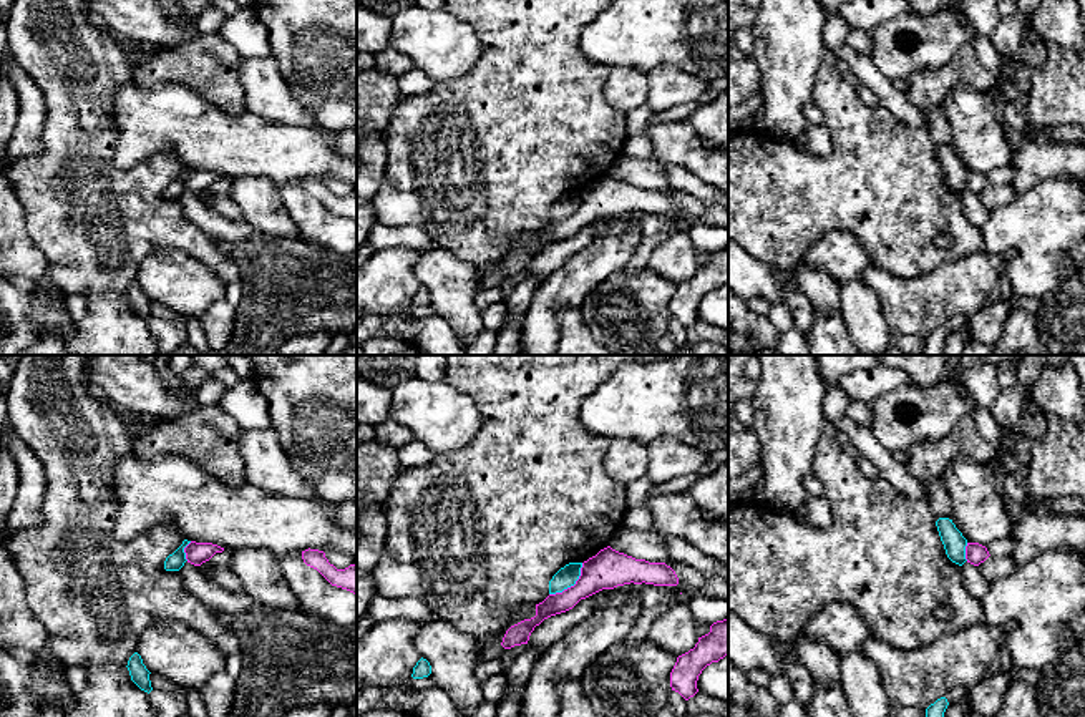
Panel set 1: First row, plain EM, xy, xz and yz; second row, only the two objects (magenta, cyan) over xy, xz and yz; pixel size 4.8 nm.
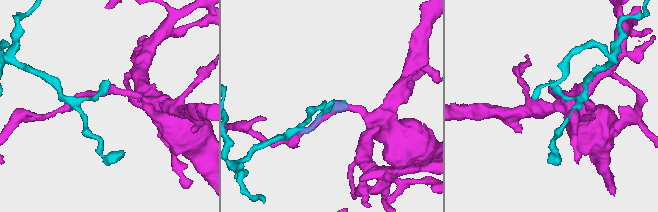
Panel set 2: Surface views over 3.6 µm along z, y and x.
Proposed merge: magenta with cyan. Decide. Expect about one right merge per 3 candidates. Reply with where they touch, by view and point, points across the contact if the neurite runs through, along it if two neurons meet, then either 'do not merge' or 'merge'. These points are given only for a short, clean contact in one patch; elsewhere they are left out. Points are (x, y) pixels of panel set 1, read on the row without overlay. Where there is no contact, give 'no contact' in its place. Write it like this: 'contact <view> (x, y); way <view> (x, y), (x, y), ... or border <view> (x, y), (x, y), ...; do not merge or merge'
contact xz (571, 214); do not merge

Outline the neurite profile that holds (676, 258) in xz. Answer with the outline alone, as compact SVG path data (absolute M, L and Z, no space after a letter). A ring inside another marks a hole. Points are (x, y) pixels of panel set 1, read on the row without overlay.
M677 229L655 247L647 267L679 285L698 271L697 254L687 231Z

